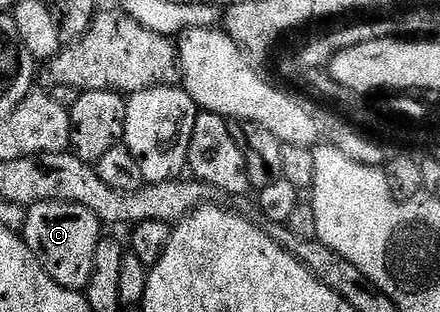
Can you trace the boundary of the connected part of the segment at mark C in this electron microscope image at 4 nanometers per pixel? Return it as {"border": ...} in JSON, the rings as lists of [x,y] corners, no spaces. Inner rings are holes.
{"border":[[[42,201],[27,209],[27,217],[23,220],[21,236],[24,243],[33,251],[33,255],[41,263],[46,273],[61,287],[76,291],[86,290],[93,275],[93,259],[97,255],[97,243],[101,240],[101,223],[93,211],[68,201]]]}

